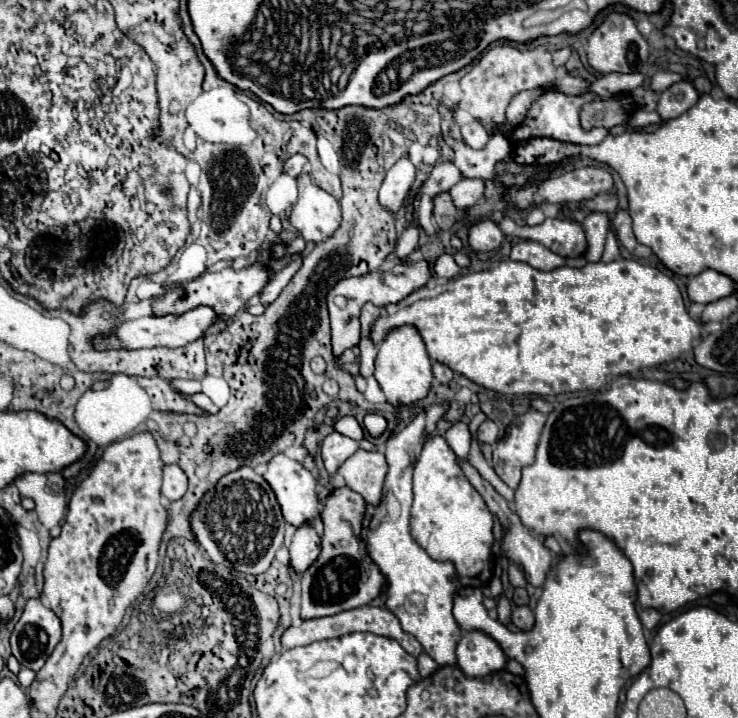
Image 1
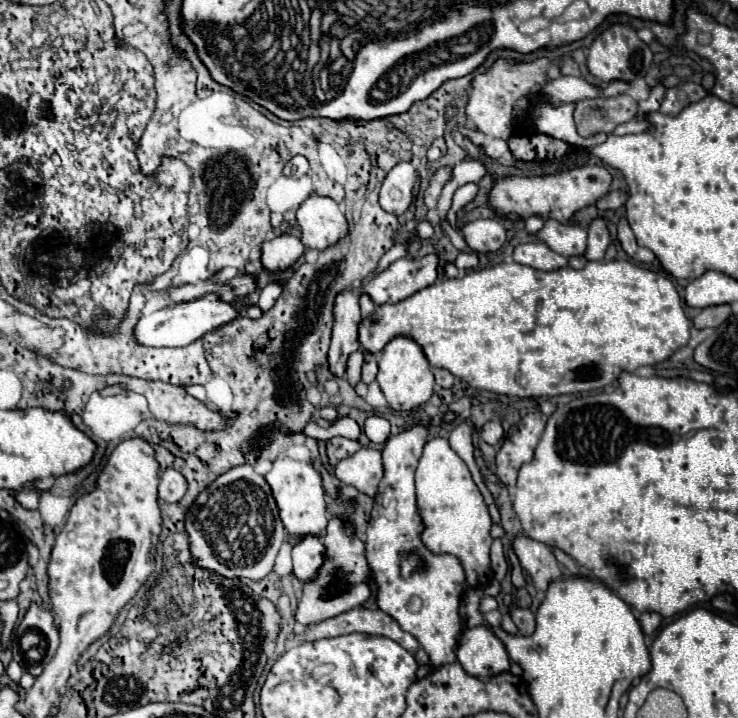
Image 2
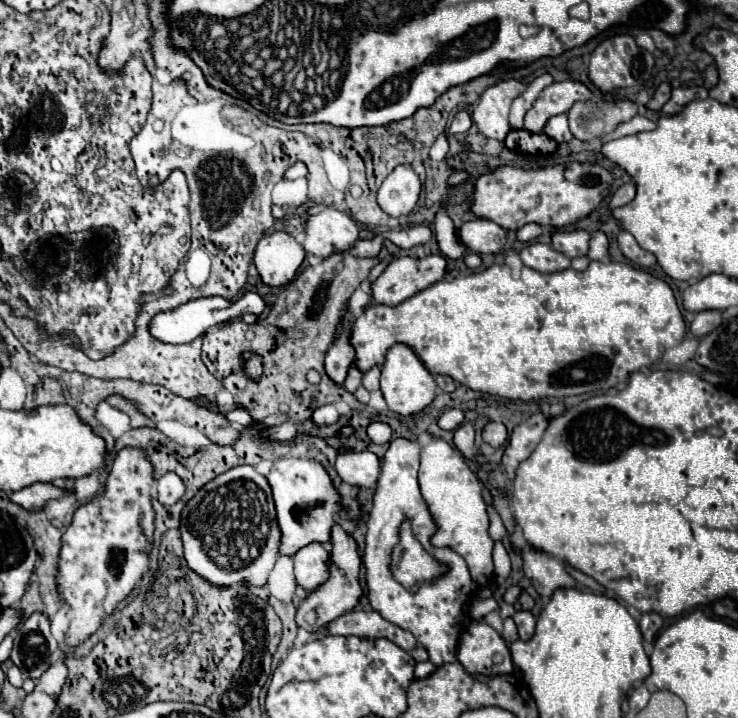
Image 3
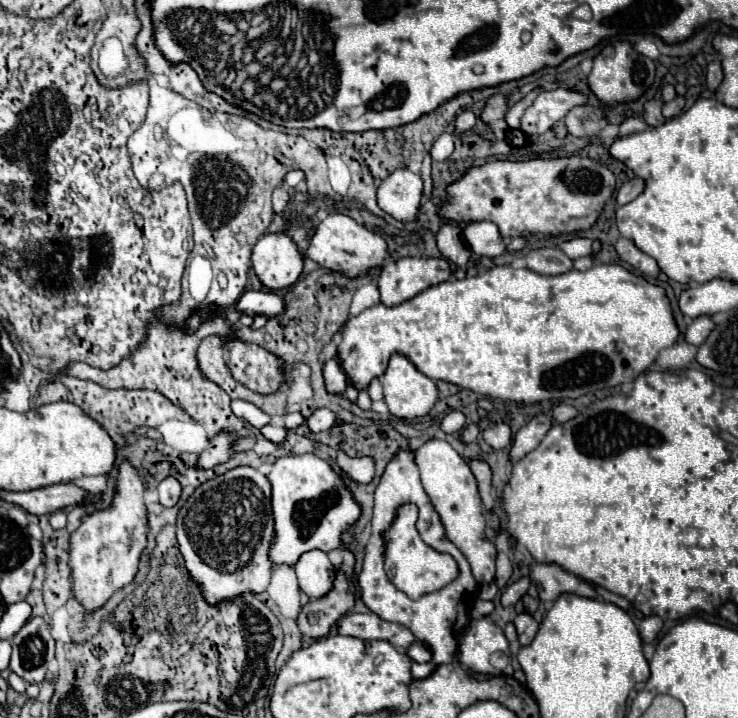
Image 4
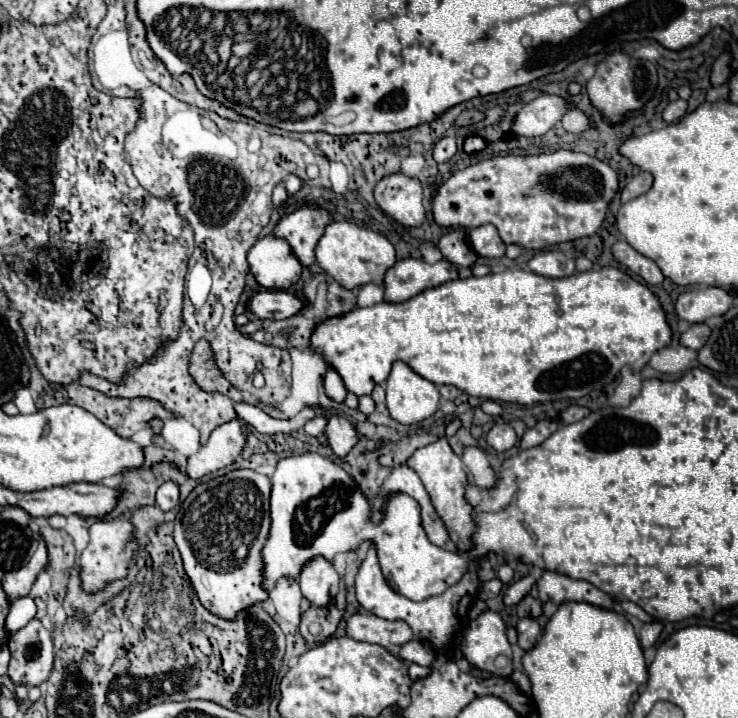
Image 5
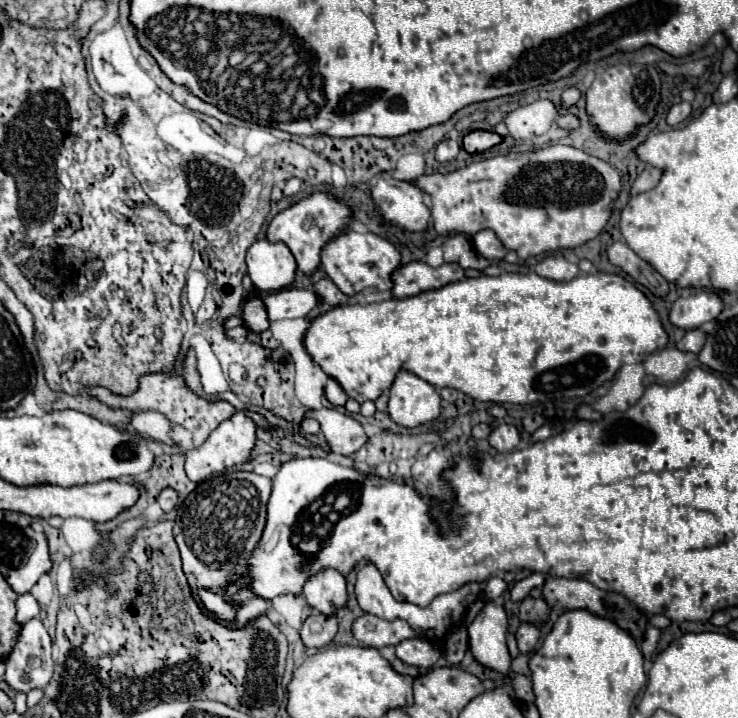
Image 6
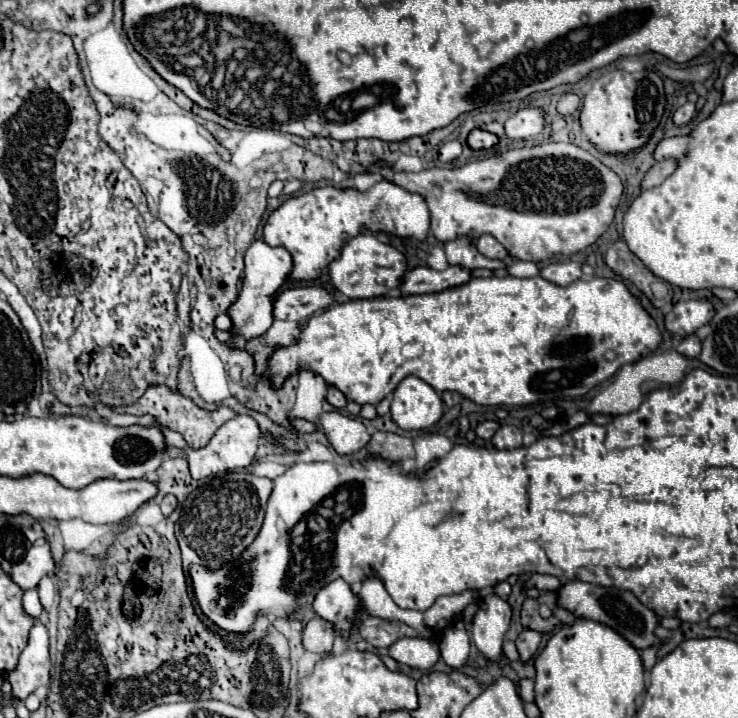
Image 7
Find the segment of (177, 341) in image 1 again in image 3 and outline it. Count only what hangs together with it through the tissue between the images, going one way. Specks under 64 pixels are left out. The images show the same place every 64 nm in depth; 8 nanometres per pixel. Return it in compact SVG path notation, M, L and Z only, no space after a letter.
M246 292L242 294L236 302L228 302L220 296L212 296L212 298L198 298L198 300L190 300L170 312L160 312L152 324L150 324L150 332L154 338L162 340L162 342L170 342L170 344L186 344L192 342L194 338L198 338L200 334L204 334L206 330L210 330L212 326L224 324L236 316L244 316L244 314L256 314L260 316L266 308L266 300L264 296L260 296L258 292Z

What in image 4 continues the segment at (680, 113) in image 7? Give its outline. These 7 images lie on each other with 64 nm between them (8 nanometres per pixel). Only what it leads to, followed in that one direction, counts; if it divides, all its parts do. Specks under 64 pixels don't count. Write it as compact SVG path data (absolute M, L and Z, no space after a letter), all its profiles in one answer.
M676 96L672 102L664 104L662 114L664 114L664 118L666 118L666 120L670 120L672 116L678 116L682 110L684 110L684 98L682 98L682 96Z

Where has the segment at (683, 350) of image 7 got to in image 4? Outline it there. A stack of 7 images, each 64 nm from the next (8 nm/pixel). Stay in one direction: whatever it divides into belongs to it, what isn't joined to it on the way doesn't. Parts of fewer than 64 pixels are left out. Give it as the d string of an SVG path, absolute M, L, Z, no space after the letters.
M700 316L700 318L696 318L696 320L688 326L688 330L686 330L686 334L684 334L684 340L686 340L688 344L700 346L700 344L704 344L704 340L710 336L712 330L714 330L714 322L710 320L710 316Z

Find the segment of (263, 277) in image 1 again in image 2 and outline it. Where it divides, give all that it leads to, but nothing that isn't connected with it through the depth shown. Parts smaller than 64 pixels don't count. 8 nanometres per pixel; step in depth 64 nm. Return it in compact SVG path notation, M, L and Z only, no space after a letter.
M244 274L244 276L236 276L232 280L226 282L232 290L232 294L240 294L240 296L248 296L254 288L256 288L256 282L254 282L254 276L250 274Z

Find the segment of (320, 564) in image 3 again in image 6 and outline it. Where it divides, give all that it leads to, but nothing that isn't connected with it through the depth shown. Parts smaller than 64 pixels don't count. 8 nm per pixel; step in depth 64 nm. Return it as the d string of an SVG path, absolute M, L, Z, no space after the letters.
M324 570L304 584L304 598L314 610L332 616L348 604L346 578L338 570Z

